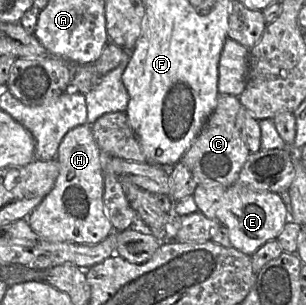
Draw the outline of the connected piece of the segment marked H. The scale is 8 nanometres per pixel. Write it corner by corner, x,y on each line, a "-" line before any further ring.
91,125
71,129
61,141
55,158
59,175
52,190
29,214
27,222
43,237
57,242
98,244
114,232
104,207
104,154
98,148

